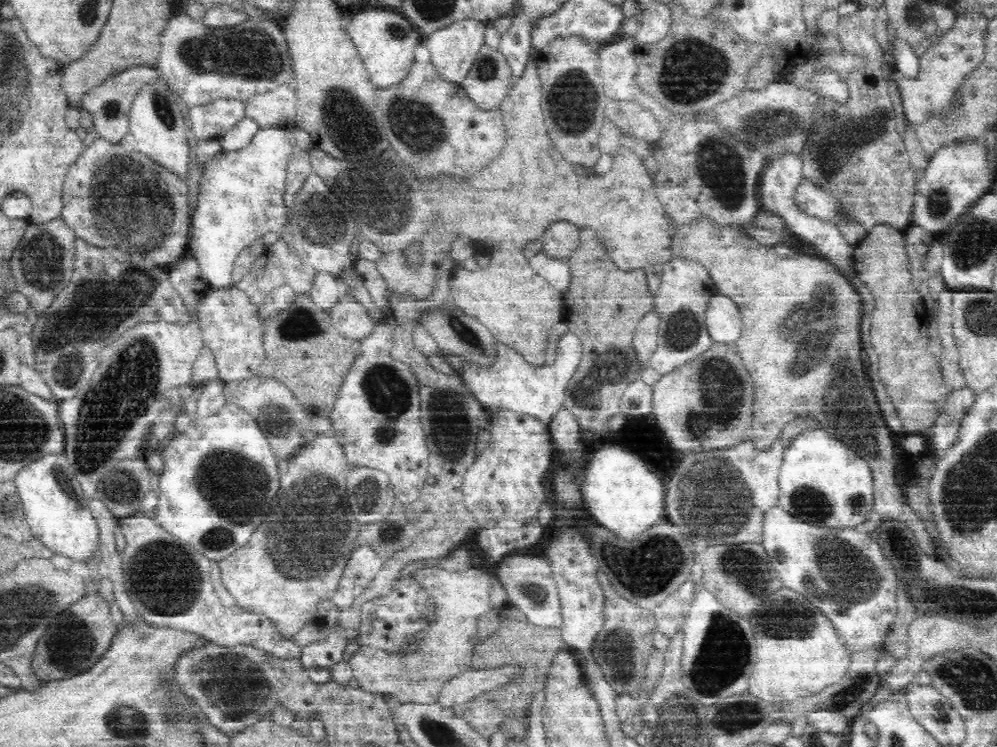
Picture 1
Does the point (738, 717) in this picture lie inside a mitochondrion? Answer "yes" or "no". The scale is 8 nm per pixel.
yes

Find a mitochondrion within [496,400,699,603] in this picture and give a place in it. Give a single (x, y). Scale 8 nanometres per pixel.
(648, 569)

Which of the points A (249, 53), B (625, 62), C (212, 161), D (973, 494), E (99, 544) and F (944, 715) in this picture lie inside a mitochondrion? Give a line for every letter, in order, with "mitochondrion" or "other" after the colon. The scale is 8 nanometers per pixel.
A: mitochondrion
B: other
C: other
D: mitochondrion
E: other
F: mitochondrion

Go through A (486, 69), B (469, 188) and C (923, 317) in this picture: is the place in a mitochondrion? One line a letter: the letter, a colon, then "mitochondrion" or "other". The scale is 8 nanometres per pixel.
A: mitochondrion
B: other
C: other

